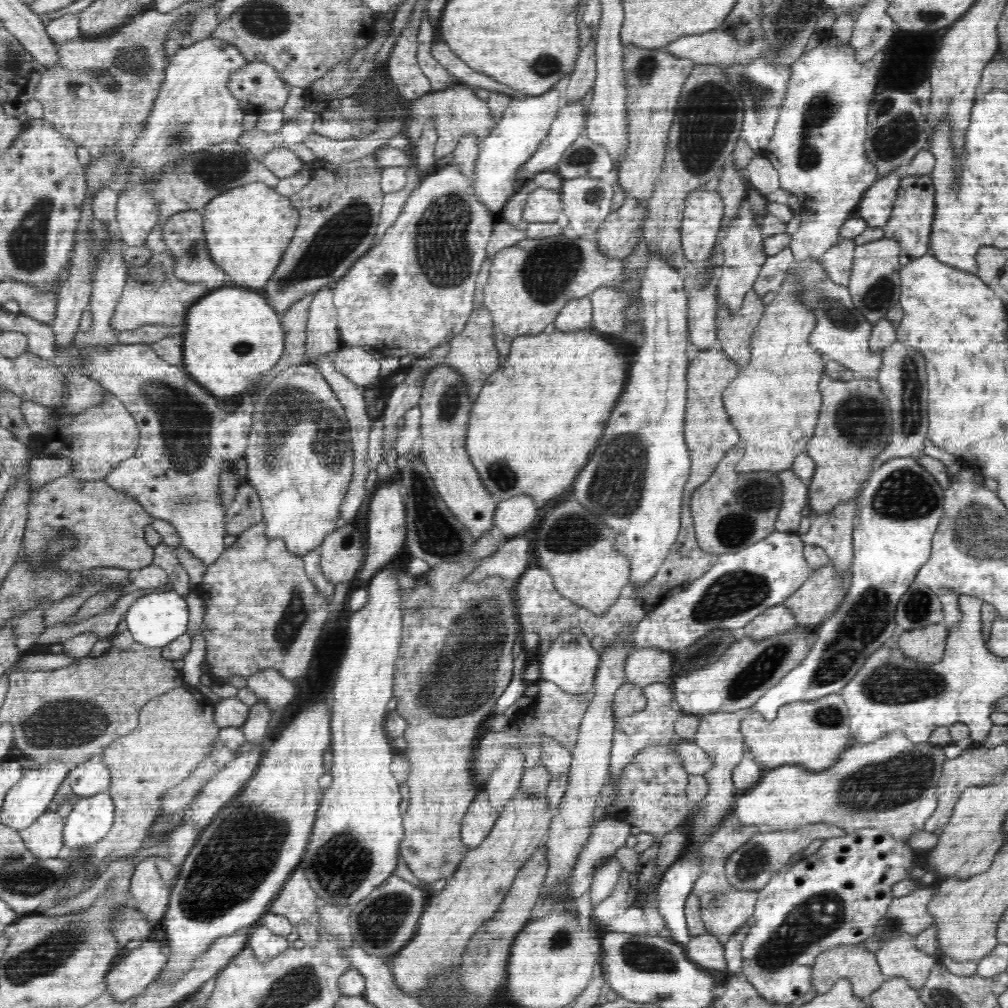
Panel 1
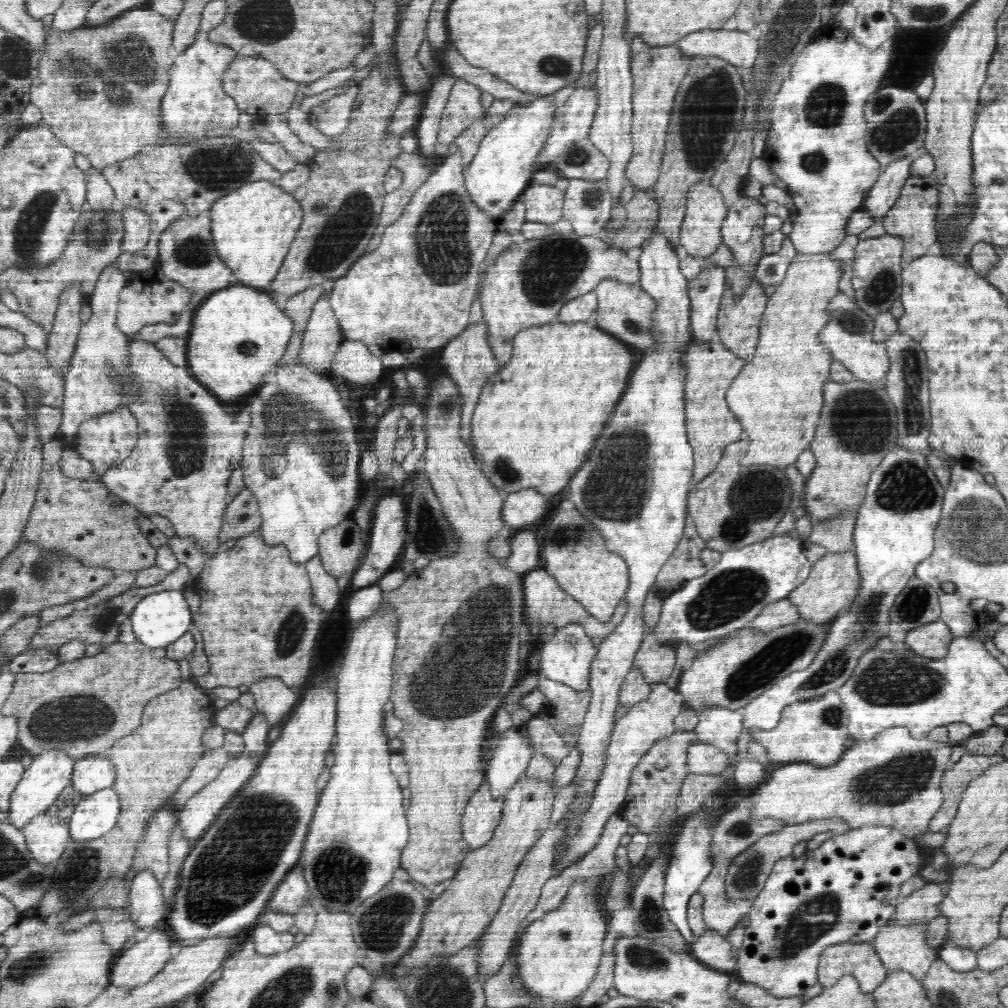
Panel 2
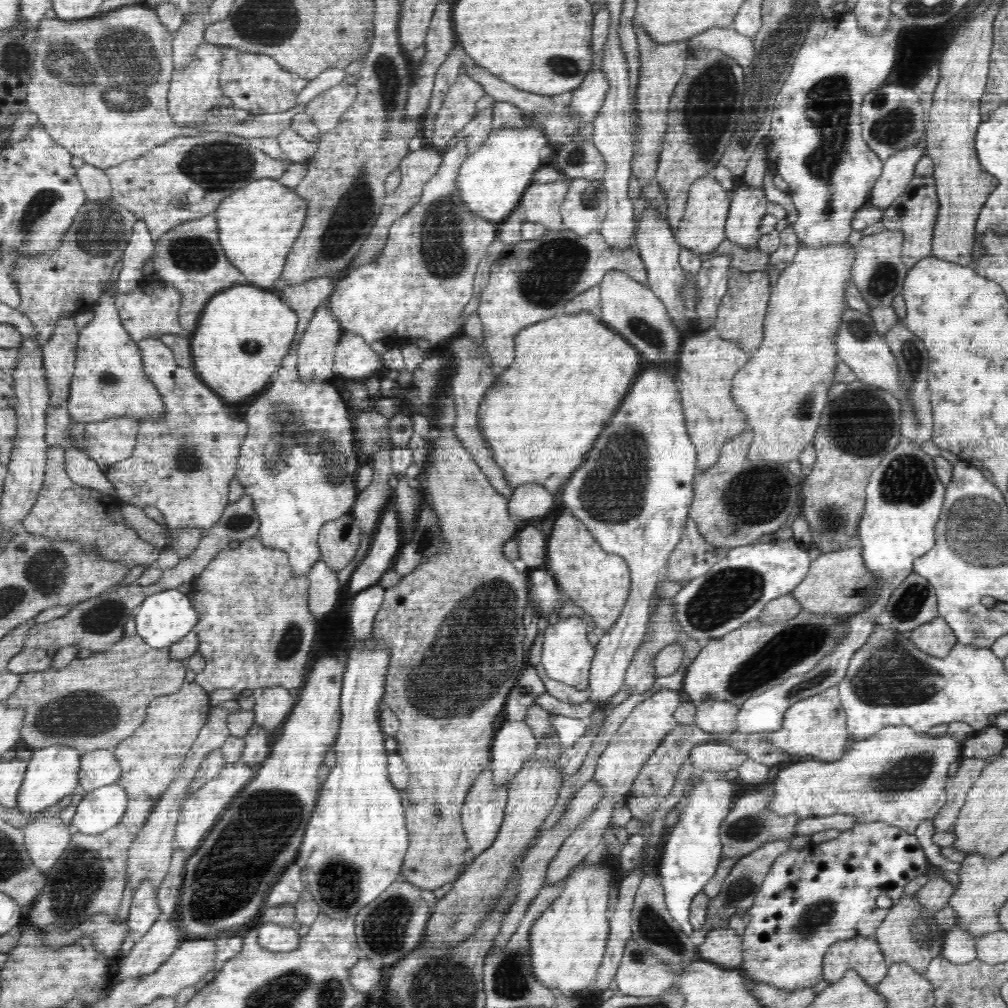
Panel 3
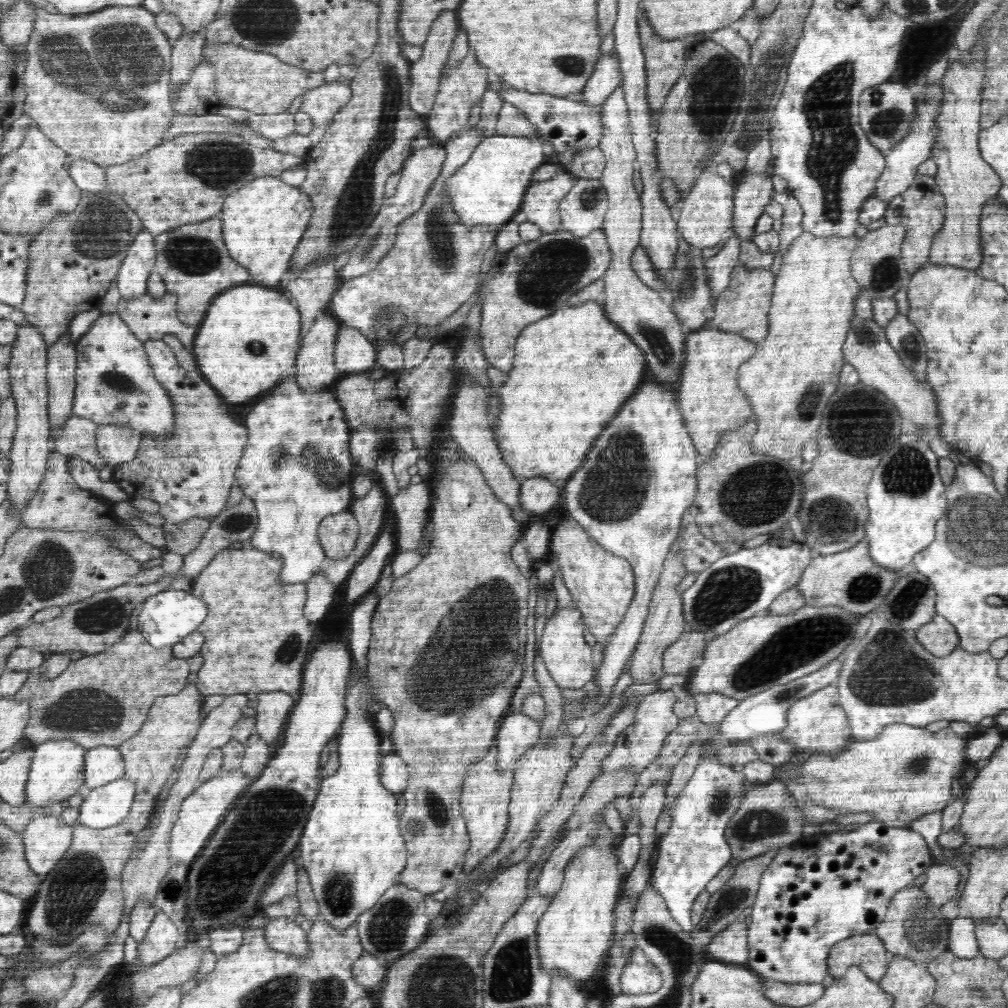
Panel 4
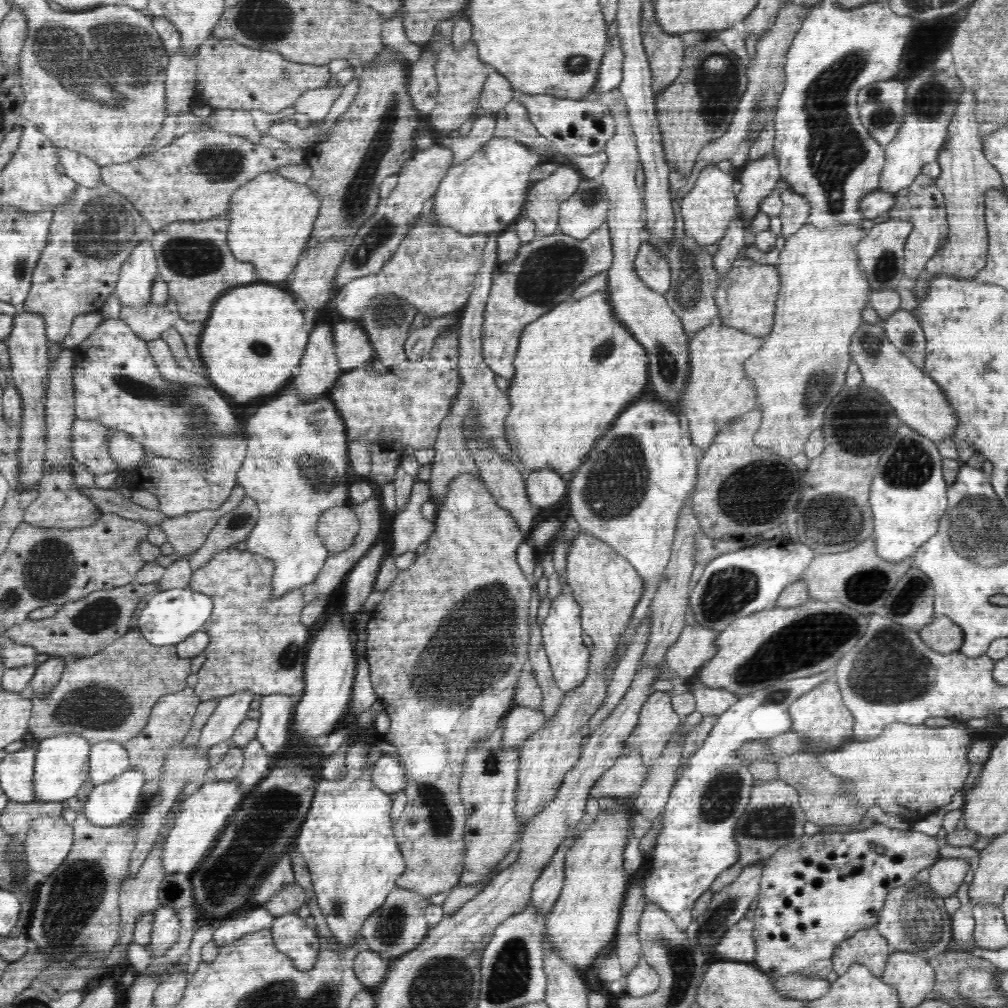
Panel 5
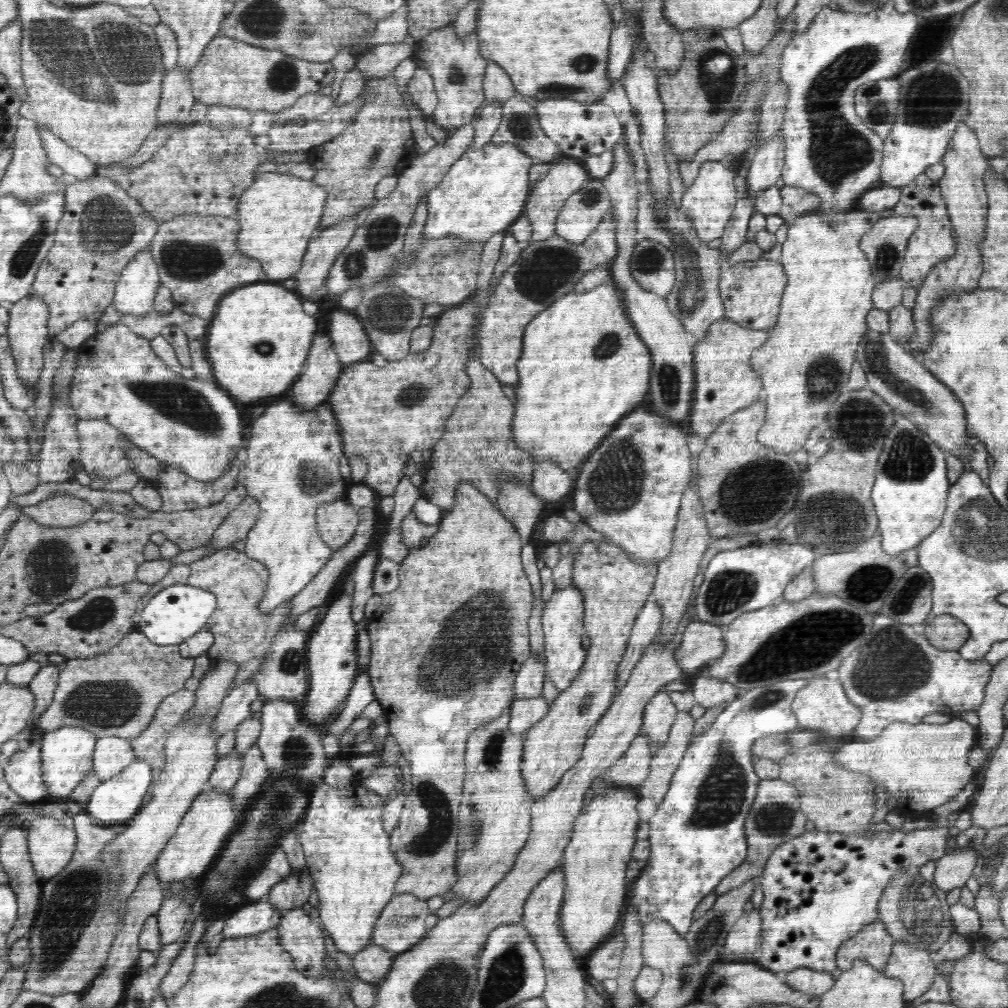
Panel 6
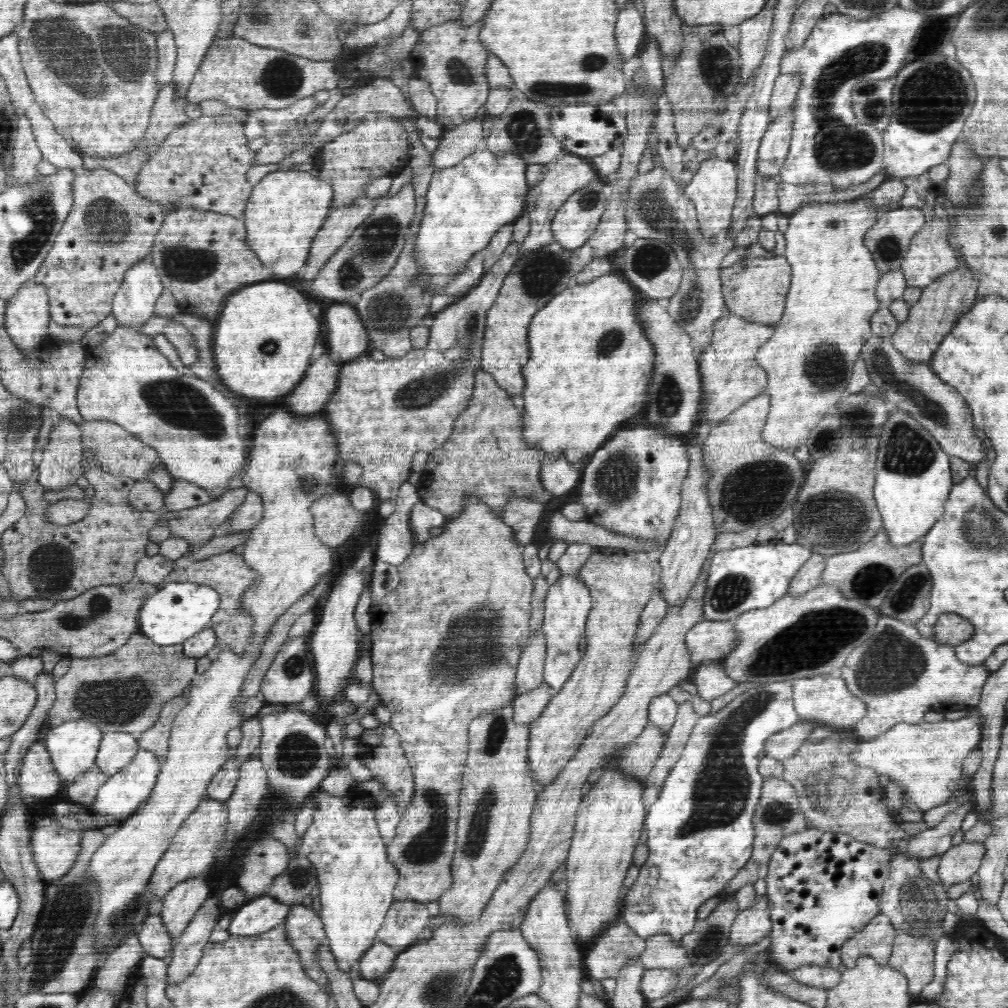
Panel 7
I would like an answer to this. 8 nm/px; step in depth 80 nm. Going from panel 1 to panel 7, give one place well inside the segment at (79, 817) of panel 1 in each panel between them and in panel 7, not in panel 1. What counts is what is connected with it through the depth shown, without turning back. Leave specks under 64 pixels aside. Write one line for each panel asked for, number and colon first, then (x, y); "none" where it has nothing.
2: (96, 814)
3: (100, 810)
4: (109, 804)
5: (109, 804)
6: (117, 800)
7: (122, 794)

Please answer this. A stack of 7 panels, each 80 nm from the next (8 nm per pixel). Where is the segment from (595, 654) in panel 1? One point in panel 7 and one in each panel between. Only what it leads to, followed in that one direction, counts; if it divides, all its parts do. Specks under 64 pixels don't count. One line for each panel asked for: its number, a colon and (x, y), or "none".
2: (566, 658)
3: (566, 657)
4: (568, 658)
5: (561, 630)
6: (562, 621)
7: (568, 601)

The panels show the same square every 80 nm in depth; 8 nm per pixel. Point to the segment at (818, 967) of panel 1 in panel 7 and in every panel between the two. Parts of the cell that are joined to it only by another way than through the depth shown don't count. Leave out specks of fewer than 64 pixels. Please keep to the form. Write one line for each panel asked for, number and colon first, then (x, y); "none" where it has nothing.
2: (860, 959)
3: (864, 955)
4: (867, 951)
5: (868, 947)
6: (874, 943)
7: (876, 939)

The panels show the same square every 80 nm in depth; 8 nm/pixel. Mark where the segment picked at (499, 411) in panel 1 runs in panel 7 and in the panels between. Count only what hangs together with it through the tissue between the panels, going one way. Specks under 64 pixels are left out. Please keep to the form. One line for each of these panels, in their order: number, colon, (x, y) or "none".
2: (533, 426)
3: (545, 410)
4: (572, 369)
5: (576, 368)
6: (583, 367)
7: (591, 364)

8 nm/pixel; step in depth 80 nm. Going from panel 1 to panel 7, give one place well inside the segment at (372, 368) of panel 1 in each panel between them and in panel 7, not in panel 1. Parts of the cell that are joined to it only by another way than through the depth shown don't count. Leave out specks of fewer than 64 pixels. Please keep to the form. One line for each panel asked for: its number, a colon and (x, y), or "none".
2: (357, 362)
3: (354, 358)
4: (354, 353)
5: (353, 349)
6: (351, 343)
7: (345, 334)

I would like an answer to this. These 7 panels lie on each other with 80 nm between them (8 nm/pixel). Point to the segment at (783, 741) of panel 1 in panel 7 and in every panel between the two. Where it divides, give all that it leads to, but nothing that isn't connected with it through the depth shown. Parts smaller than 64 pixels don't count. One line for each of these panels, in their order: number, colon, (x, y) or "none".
2: (815, 731)
3: (815, 727)
4: (817, 723)
5: (819, 716)
6: (821, 704)
7: (825, 700)

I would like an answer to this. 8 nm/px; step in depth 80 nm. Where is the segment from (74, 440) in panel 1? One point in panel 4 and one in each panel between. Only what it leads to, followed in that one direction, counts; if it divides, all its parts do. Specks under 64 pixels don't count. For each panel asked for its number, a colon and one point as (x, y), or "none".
2: (105, 440)
3: (111, 441)
4: (118, 444)

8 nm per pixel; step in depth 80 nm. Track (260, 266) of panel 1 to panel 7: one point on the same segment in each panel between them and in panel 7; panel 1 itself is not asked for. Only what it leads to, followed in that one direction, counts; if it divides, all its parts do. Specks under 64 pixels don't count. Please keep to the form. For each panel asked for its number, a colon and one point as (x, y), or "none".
2: (253, 227)
3: (258, 224)
4: (263, 221)
5: (271, 218)
6: (278, 214)
7: (286, 207)

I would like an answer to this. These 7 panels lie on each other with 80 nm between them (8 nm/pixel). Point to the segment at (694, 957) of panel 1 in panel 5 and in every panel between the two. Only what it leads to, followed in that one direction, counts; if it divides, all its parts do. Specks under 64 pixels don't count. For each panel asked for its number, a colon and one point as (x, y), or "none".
2: (712, 949)
3: (723, 946)
4: (730, 945)
5: (737, 944)

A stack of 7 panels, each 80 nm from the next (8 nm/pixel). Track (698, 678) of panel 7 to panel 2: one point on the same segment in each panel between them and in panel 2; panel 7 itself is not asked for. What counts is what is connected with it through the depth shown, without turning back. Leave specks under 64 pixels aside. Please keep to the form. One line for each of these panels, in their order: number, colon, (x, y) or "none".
2: (720, 727)
3: (716, 717)
4: (712, 708)
5: (709, 701)
6: (708, 692)

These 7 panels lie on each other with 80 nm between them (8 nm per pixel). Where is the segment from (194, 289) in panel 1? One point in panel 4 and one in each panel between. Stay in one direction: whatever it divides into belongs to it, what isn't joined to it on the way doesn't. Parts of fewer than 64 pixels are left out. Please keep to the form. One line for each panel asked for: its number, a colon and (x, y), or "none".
2: (152, 299)
3: (152, 310)
4: (151, 318)

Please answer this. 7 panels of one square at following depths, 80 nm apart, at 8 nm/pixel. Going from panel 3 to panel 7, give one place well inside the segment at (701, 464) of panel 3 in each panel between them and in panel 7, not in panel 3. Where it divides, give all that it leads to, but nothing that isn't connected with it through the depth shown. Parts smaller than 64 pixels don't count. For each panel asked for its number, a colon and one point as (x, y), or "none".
4: (711, 404)
5: (717, 390)
6: (724, 380)
7: (730, 373)

